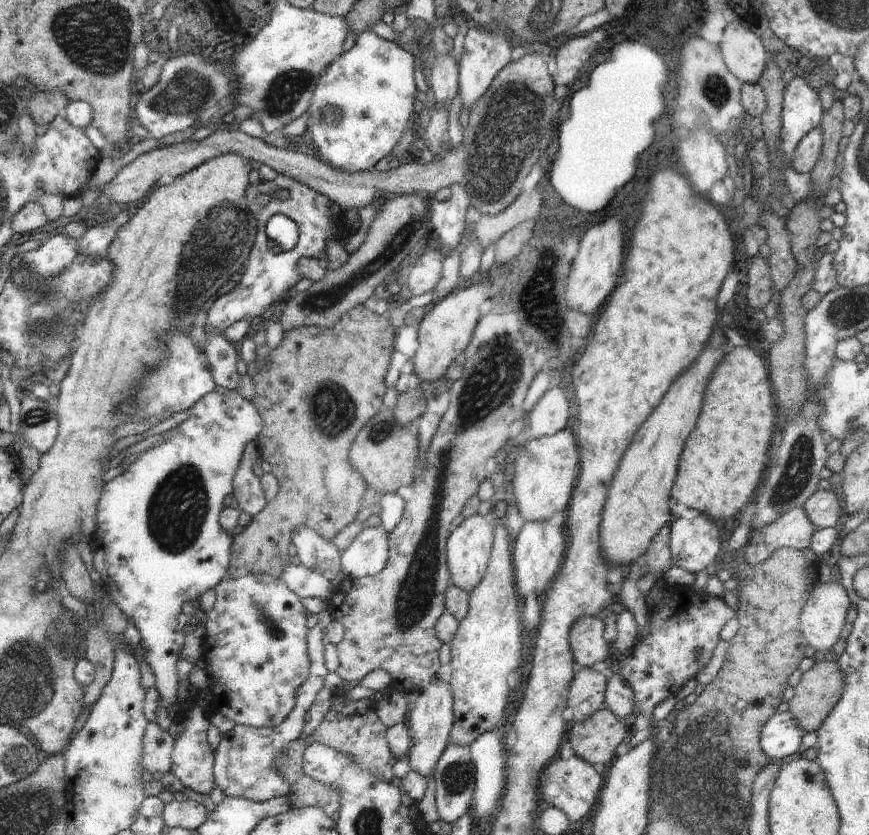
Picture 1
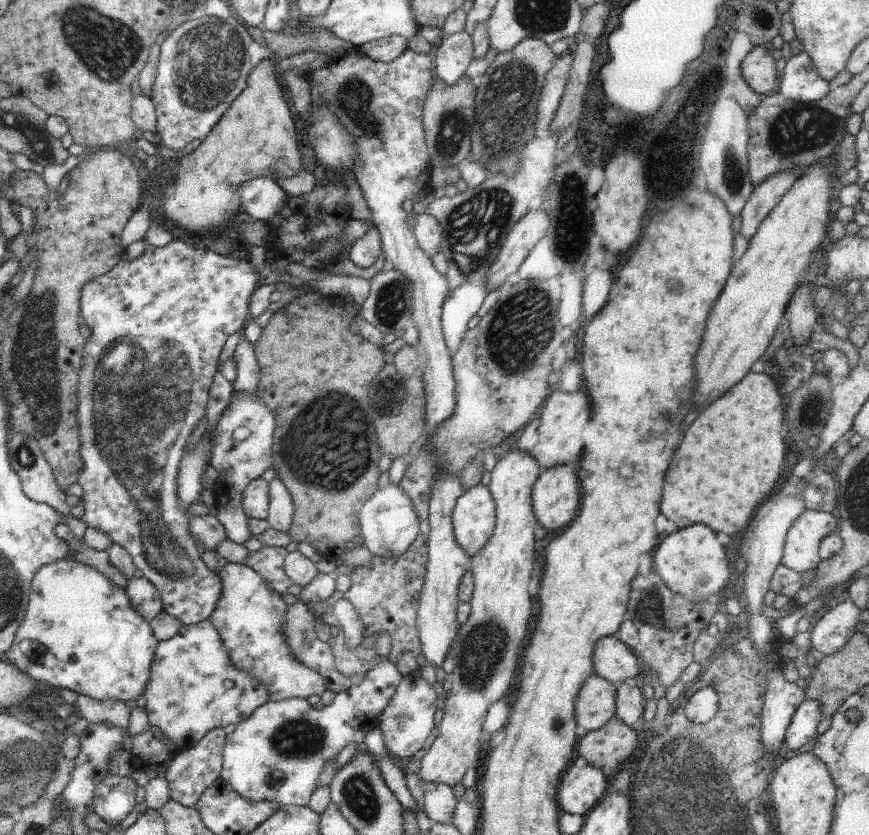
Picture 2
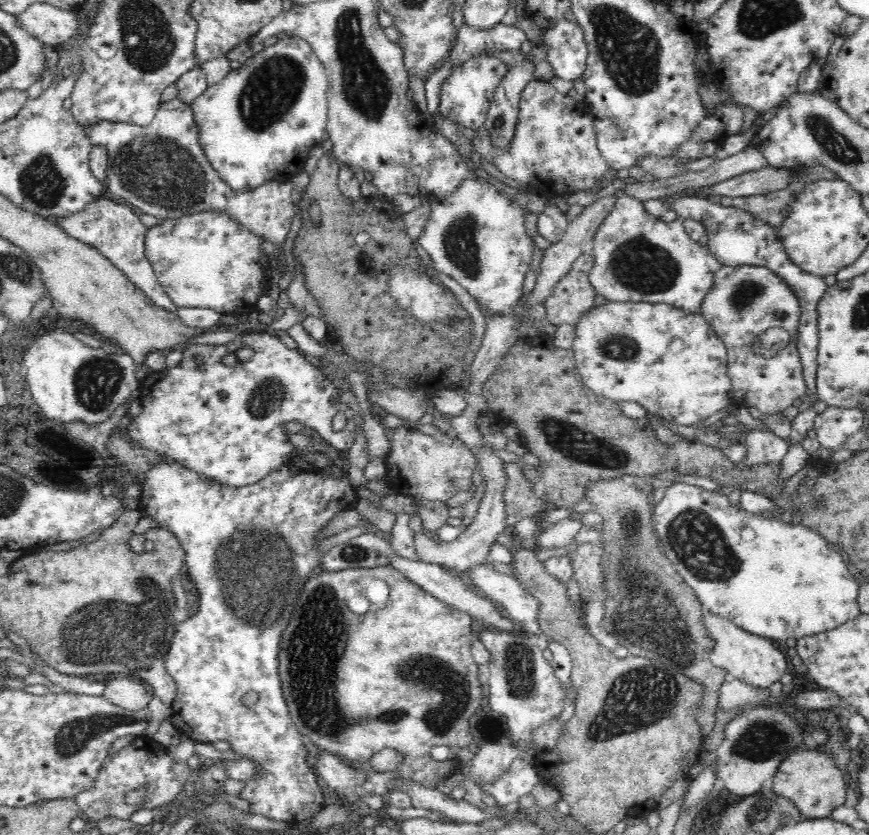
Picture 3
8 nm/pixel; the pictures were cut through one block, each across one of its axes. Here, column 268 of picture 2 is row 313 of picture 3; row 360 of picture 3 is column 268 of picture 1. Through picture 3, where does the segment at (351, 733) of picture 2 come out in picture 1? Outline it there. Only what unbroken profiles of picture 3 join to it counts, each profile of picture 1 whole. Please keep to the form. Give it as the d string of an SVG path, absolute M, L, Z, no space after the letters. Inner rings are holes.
M315 626L307 632L308 656L310 659L309 675L297 693L296 706L292 712L278 725L272 728L247 727L234 725L231 731L221 734L218 747L215 748L213 773L215 782L225 796L240 797L249 801L266 802L276 797L286 797L290 784L282 776L278 768L279 759L284 756L285 747L296 742L302 734L306 714L310 710L315 696L322 688L324 676L328 673L324 665L324 632Z

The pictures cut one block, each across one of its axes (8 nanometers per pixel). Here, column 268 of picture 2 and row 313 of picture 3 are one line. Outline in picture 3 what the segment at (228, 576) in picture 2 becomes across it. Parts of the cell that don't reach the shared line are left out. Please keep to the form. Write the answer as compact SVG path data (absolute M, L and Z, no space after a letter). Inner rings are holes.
M610 302L590 308L575 324L574 351L582 381L595 394L620 404L638 402L647 413L694 427L730 406L734 392L728 376L727 348L702 313L690 313L671 304Z

